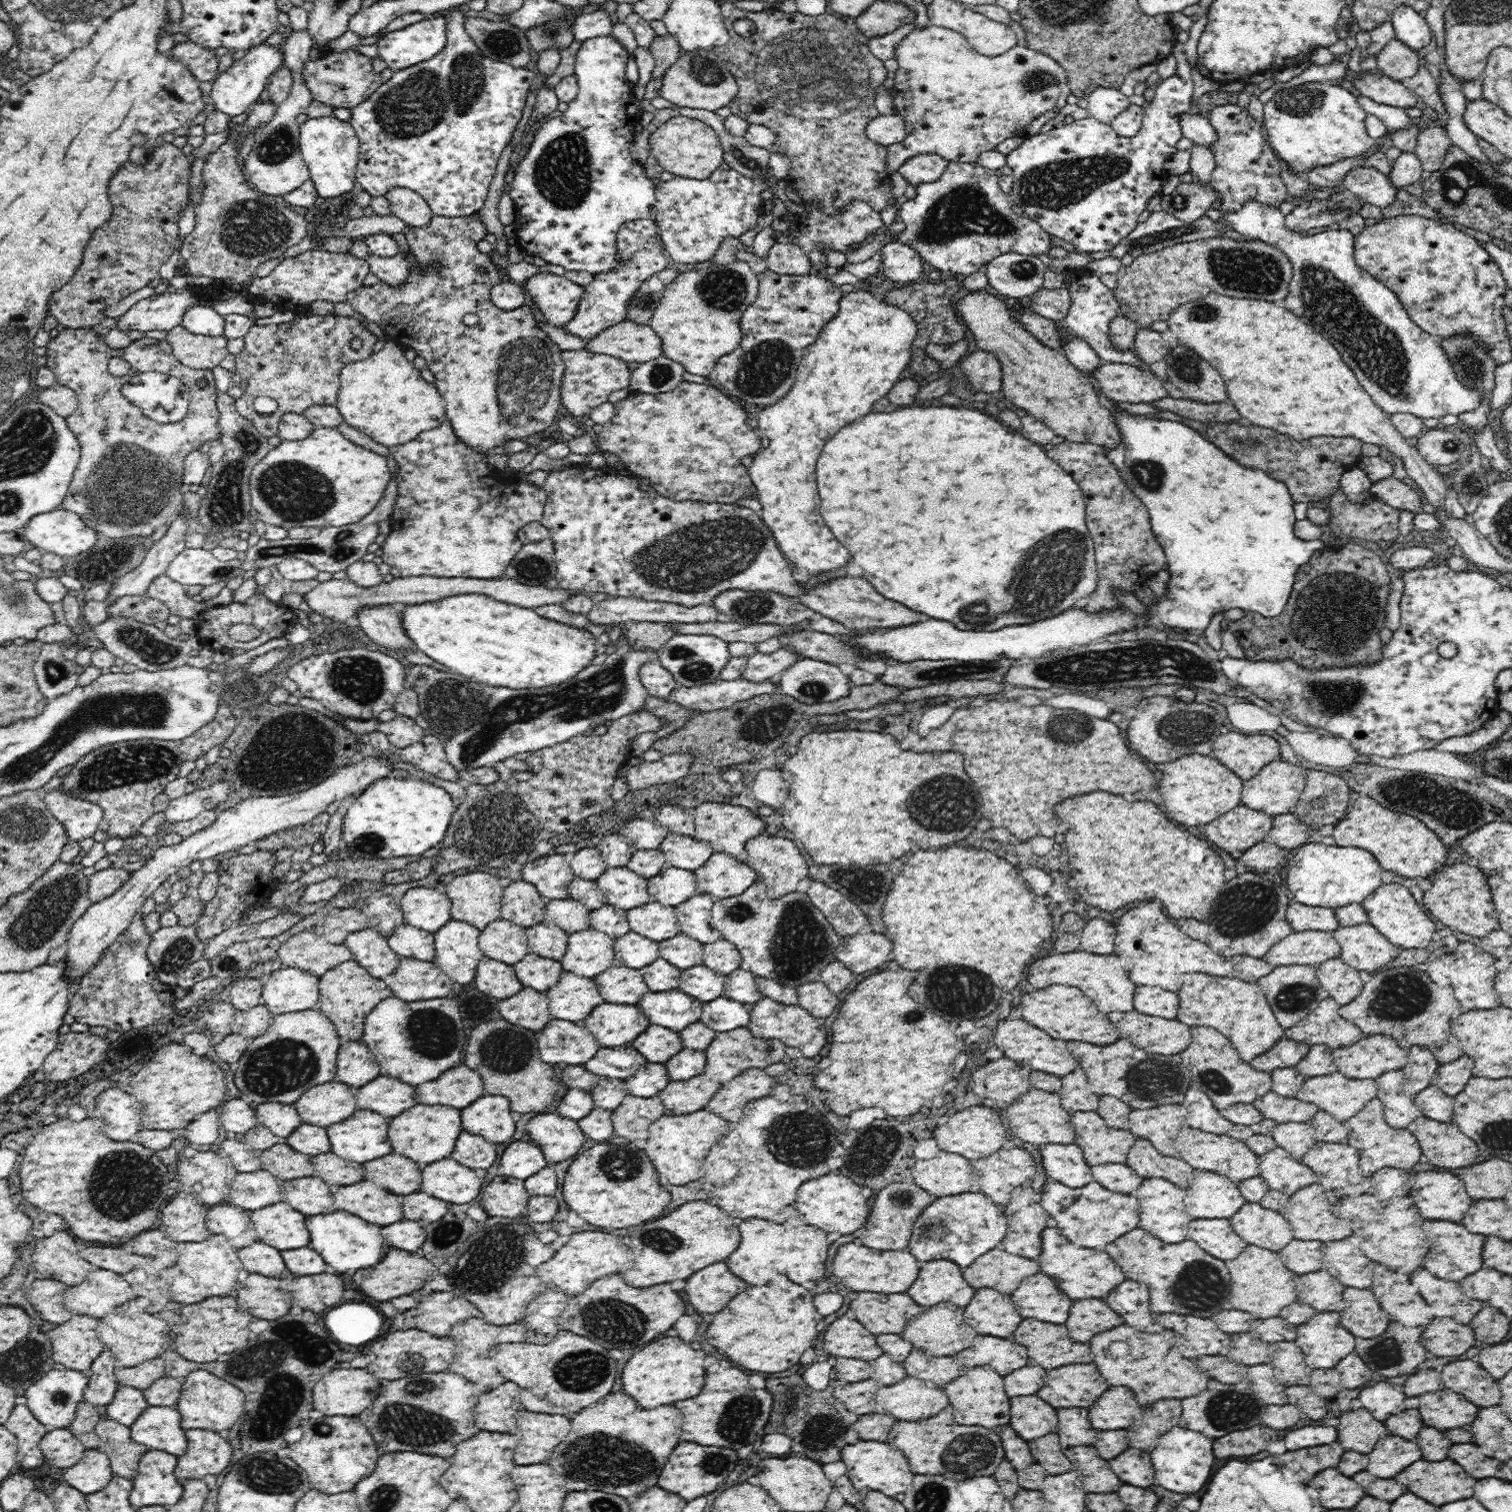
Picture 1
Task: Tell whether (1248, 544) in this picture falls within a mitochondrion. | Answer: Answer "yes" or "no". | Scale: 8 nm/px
no

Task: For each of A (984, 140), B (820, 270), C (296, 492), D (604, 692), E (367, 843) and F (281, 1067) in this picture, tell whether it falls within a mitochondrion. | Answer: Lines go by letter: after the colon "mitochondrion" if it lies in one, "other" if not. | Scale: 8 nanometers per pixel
A: other
B: other
C: mitochondrion
D: mitochondrion
E: mitochondrion
F: mitochondrion

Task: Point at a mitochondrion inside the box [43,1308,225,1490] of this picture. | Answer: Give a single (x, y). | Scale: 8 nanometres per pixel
(60, 1397)

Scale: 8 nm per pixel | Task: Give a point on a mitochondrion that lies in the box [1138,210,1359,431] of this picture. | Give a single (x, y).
(1245, 271)

